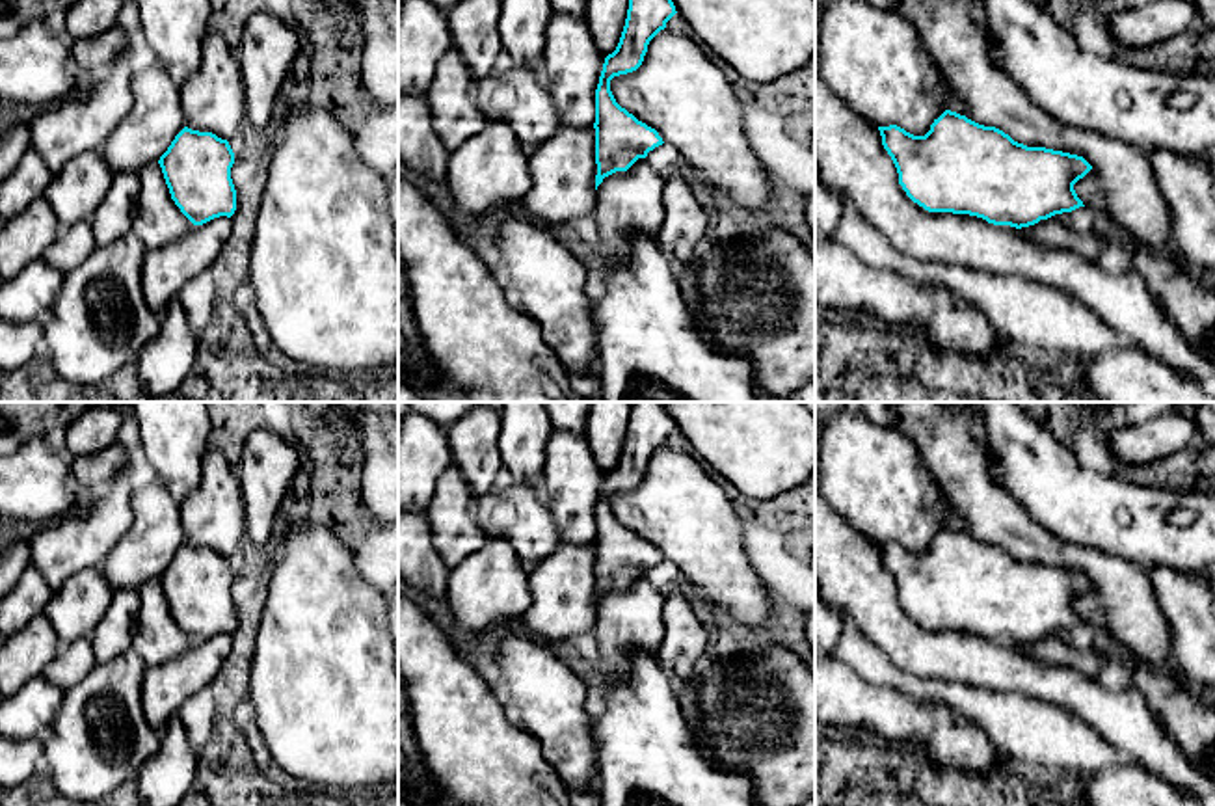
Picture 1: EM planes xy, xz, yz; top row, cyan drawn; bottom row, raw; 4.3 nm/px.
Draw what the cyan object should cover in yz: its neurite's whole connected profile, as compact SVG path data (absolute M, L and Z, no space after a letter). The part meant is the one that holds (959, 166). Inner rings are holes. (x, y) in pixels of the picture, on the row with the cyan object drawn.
M945 110L925 136L897 125L878 127L906 195L928 212L969 214L994 225L1029 227L1055 214L1085 207L1074 184L1092 166L1077 154L1027 147L995 127L979 125Z

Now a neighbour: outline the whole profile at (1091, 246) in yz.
M1055 222L1021 227L1020 233L1051 248L1072 249L1092 262L1098 262L1100 255L1113 242L1096 231L1088 235L1075 235Z

